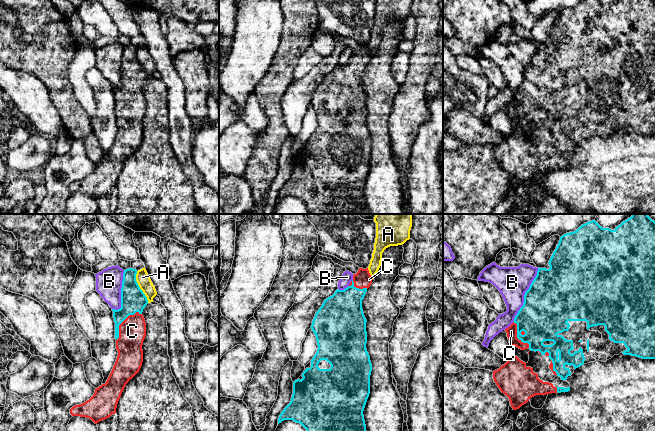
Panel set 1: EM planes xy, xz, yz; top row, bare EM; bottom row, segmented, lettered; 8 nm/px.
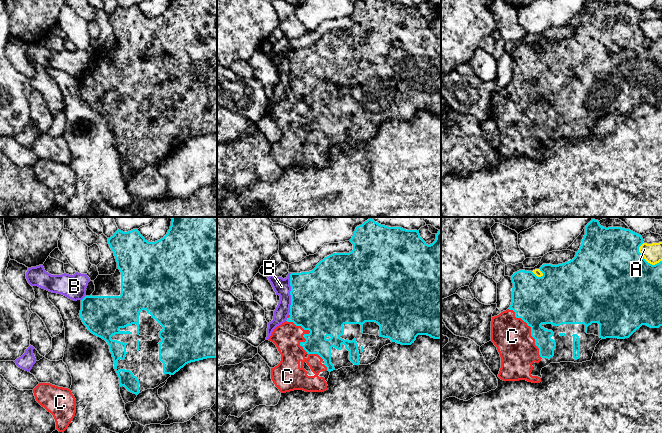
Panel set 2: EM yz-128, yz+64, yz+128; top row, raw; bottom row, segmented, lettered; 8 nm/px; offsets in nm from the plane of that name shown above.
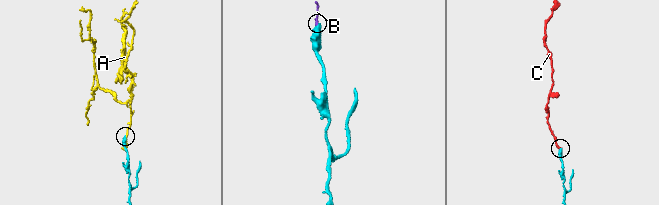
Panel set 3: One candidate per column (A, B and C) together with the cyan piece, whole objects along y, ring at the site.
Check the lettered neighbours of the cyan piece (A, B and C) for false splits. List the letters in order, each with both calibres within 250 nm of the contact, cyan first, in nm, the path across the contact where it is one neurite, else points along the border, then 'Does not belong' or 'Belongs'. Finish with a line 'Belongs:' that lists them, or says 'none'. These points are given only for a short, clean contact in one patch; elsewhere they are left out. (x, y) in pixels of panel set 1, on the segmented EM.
A: Thickness 200 nm (cyan) against 110 nm. Does not belong
B: Thickness 440 nm (cyan) against 260 nm. Does not belong
C: Thickness 200 nm (cyan) against 220 nm. Belongs
Belongs: C

